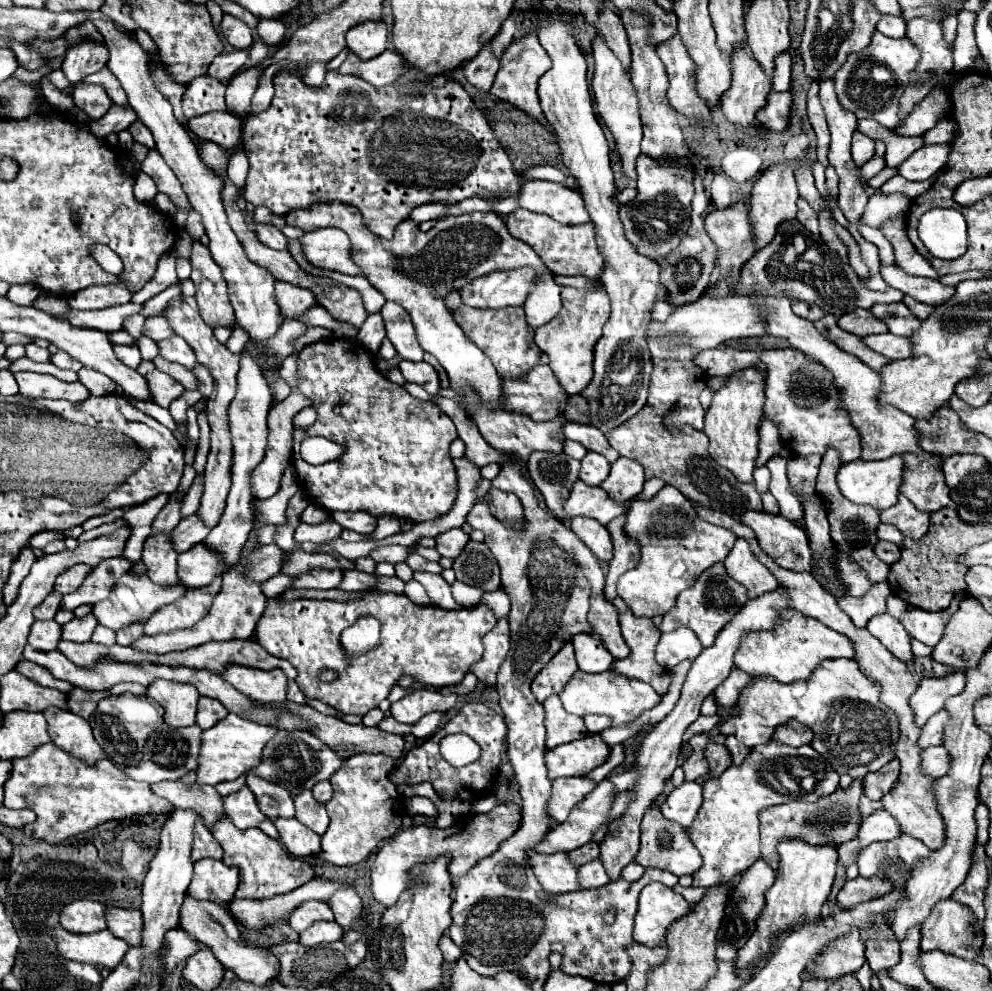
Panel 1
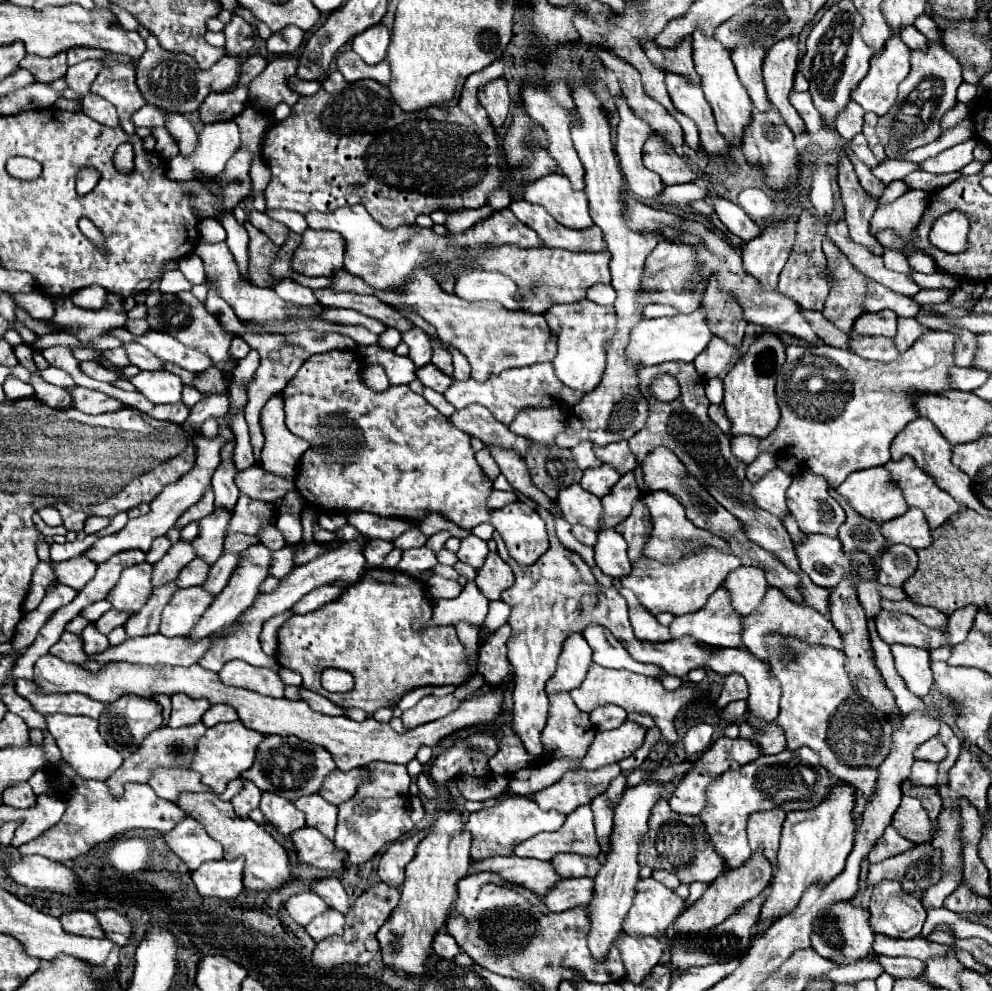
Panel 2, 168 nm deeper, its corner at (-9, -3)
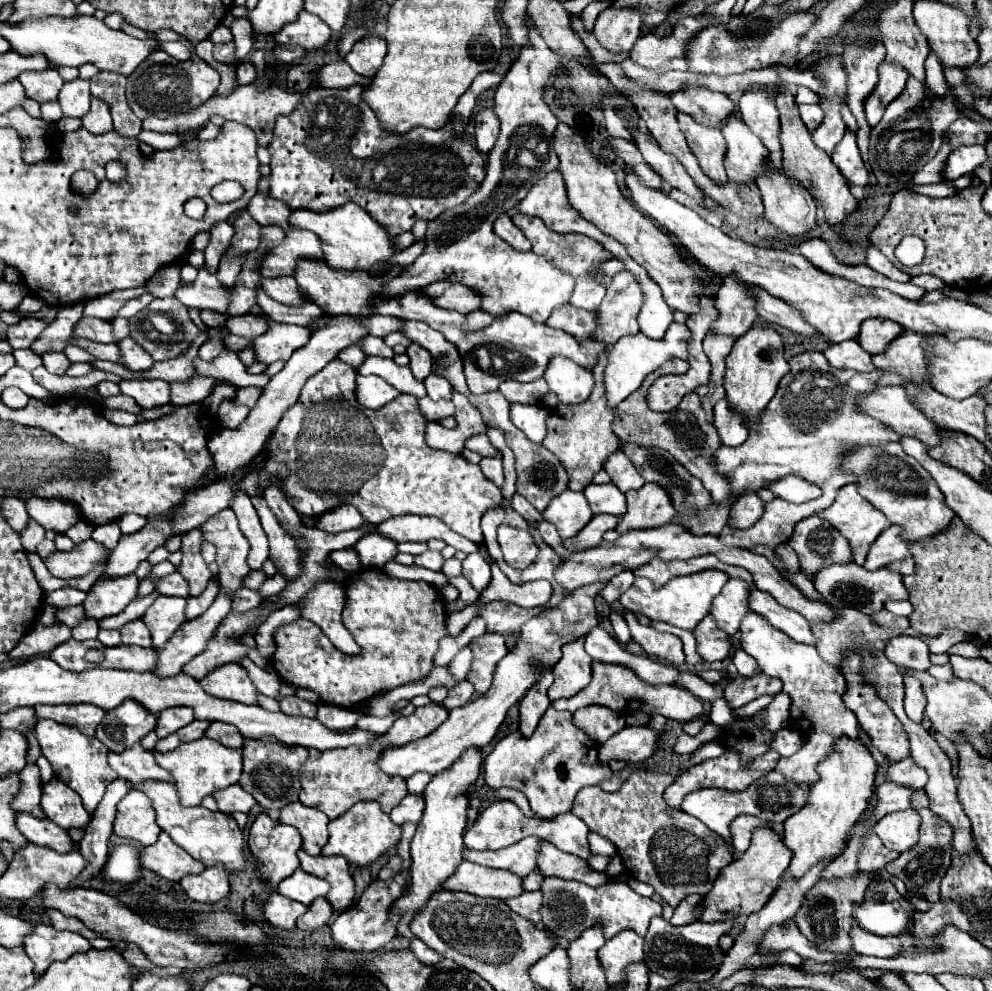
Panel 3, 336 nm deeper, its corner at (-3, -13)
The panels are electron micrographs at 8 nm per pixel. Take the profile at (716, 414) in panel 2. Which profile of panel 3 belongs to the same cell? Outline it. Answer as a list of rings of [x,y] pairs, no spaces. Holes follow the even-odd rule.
[[[721,399],[713,407],[713,425],[717,429],[717,435],[719,435],[721,443],[727,445],[727,447],[741,445],[749,435],[747,427],[743,425],[743,419],[729,409],[725,399]]]

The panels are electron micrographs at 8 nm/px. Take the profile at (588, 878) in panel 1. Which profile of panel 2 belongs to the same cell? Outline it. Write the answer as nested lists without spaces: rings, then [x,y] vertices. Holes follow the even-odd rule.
[[[561,879],[543,897],[549,911],[565,911],[573,907],[585,907],[591,901],[593,879]]]

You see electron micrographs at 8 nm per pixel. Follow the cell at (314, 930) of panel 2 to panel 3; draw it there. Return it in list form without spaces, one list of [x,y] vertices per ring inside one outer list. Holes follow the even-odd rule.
[[[319,897],[319,899],[315,899],[315,901],[309,905],[307,913],[305,913],[303,917],[299,917],[297,929],[305,931],[305,933],[311,933],[311,931],[327,925],[327,921],[331,919],[331,915],[333,915],[333,909],[331,909],[329,901],[323,899],[323,897]]]

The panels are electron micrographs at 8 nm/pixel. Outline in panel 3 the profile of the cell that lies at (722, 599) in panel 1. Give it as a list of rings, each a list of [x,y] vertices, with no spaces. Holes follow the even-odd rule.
[[[707,615],[695,629],[693,635],[697,639],[697,651],[705,661],[723,661],[731,653],[731,641],[723,629],[715,625],[715,619]]]

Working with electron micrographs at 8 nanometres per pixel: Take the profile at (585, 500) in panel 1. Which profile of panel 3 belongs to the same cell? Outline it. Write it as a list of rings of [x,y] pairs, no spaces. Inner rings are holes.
[[[567,489],[549,503],[549,507],[543,511],[543,517],[547,517],[547,521],[559,529],[559,535],[567,539],[575,537],[575,533],[579,533],[591,521],[593,513],[583,493]]]

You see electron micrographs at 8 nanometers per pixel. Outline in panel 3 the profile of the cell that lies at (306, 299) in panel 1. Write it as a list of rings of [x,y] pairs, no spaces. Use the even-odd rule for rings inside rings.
[[[295,277],[263,279],[263,291],[277,303],[283,303],[289,307],[305,305],[305,295],[299,291],[299,285],[295,285]]]

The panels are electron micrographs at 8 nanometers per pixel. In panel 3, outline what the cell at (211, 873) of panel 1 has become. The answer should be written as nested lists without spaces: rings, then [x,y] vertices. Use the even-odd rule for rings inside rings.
[[[223,865],[207,867],[199,875],[187,875],[181,879],[183,891],[199,901],[199,903],[217,903],[225,897],[229,897],[229,873],[223,869]]]

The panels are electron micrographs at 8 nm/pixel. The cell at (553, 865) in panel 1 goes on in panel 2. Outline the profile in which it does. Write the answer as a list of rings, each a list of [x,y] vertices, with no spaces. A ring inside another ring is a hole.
[[[493,855],[483,861],[473,861],[469,871],[497,873],[503,881],[525,887],[537,895],[545,895],[545,891],[549,891],[549,887],[553,887],[553,883],[561,879],[553,871],[553,865],[549,861],[523,859],[517,855],[509,855],[509,857]]]

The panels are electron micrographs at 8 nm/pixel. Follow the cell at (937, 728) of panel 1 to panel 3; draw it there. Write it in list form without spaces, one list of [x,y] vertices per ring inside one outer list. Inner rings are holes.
[[[905,757],[903,761],[897,761],[891,765],[887,779],[913,789],[923,789],[927,783],[927,771],[921,765],[915,765],[911,757]]]

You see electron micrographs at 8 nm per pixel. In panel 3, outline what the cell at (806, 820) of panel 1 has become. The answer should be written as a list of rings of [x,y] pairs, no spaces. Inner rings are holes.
[[[739,815],[733,823],[731,823],[731,837],[733,837],[733,845],[739,853],[743,853],[749,847],[751,841],[751,833],[757,827],[773,827],[773,823],[769,821],[759,821],[759,817],[751,817],[751,815]]]

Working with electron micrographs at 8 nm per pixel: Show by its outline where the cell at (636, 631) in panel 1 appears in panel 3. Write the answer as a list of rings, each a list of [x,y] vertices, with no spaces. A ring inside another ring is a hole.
[[[625,611],[623,617],[631,629],[631,639],[639,643],[645,649],[645,653],[655,653],[675,665],[681,665],[685,661],[683,645],[679,637],[671,633],[659,633],[651,625],[641,625],[631,611]]]

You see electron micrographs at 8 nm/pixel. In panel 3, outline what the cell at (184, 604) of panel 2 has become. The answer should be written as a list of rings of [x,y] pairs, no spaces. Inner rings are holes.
[[[159,595],[155,605],[147,609],[147,613],[143,615],[143,621],[147,623],[153,635],[155,647],[165,645],[175,635],[175,631],[185,623],[185,605],[187,605],[187,599],[183,597]]]

